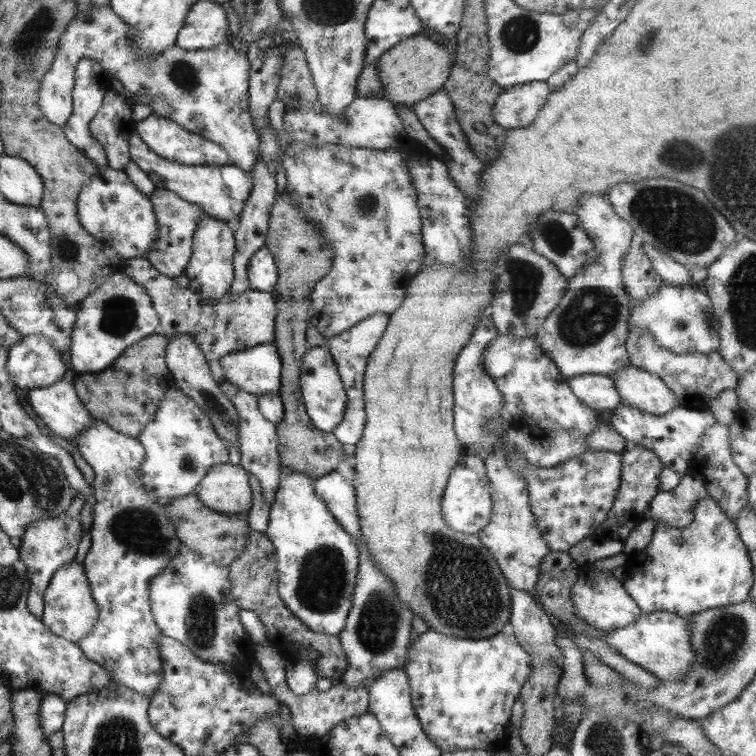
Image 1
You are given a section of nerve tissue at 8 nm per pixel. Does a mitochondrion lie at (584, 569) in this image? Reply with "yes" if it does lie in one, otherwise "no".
no

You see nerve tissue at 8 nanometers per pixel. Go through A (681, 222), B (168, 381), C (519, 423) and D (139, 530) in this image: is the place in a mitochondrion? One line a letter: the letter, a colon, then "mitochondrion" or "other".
A: mitochondrion
B: other
C: other
D: mitochondrion

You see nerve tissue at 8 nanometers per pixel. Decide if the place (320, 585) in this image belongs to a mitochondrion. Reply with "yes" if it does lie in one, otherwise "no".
yes

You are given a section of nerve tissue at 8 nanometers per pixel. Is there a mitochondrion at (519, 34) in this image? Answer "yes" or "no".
yes

